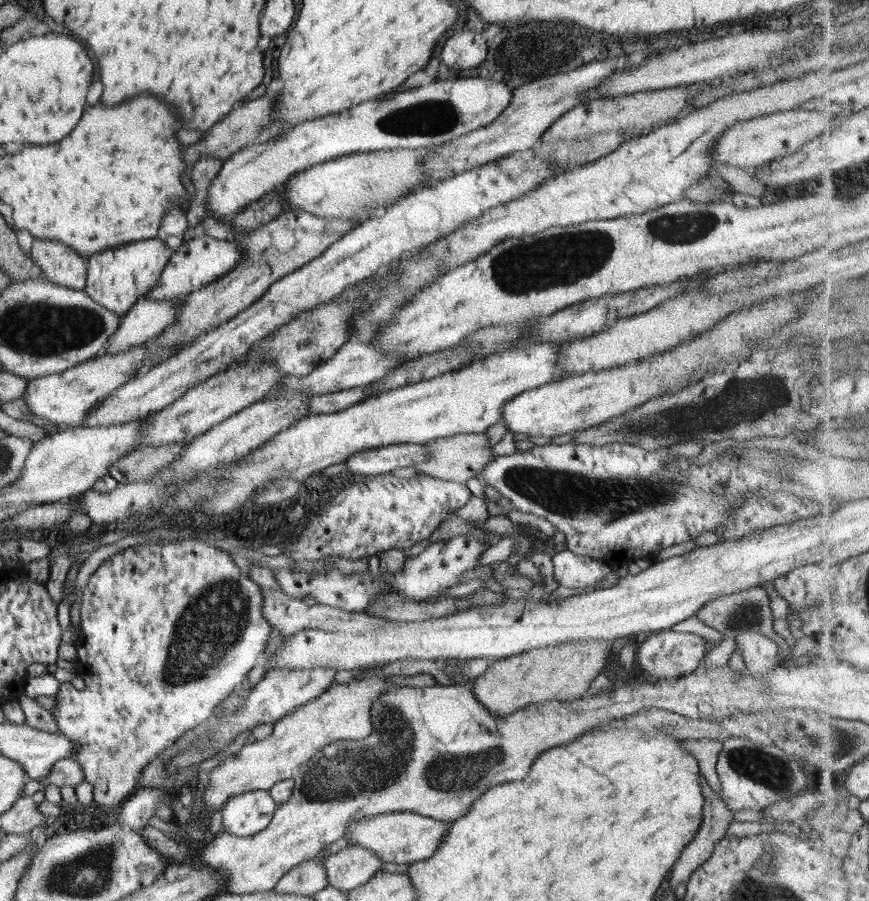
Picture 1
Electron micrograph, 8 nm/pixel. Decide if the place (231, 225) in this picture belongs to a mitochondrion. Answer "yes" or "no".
no

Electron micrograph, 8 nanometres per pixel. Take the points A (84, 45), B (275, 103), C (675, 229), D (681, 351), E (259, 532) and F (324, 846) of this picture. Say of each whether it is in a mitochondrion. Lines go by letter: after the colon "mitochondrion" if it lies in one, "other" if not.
A: other
B: other
C: mitochondrion
D: other
E: mitochondrion
F: other

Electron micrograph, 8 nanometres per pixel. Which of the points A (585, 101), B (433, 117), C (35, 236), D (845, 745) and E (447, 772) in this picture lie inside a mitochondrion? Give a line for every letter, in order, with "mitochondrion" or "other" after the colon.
A: other
B: mitochondrion
C: other
D: mitochondrion
E: mitochondrion

